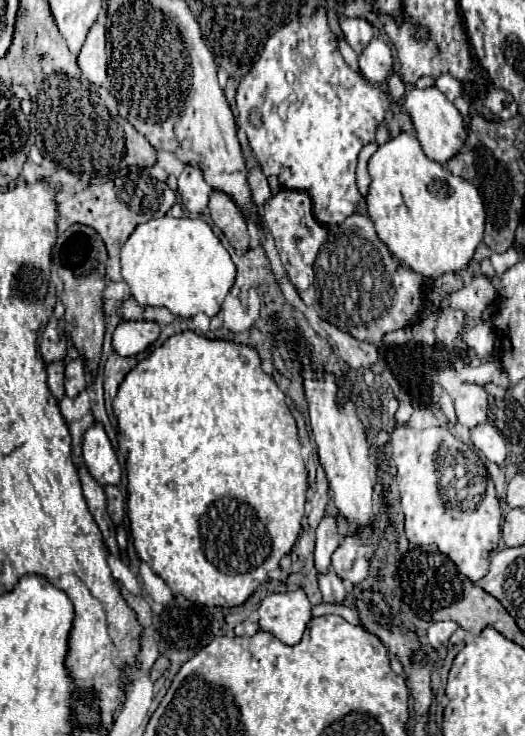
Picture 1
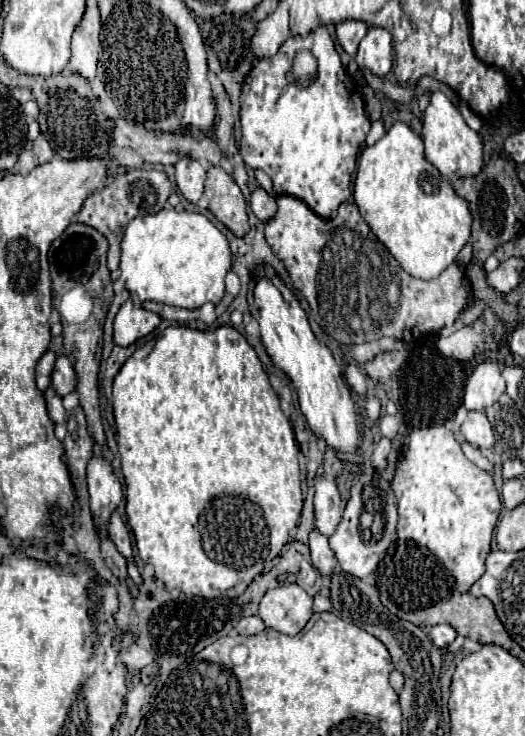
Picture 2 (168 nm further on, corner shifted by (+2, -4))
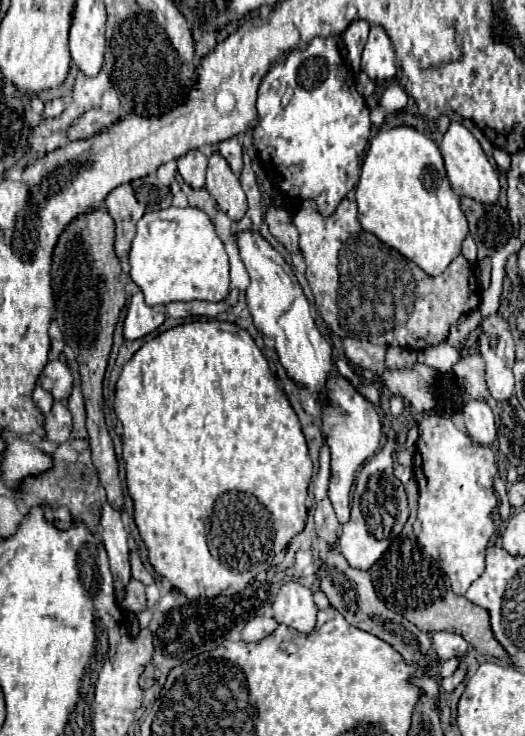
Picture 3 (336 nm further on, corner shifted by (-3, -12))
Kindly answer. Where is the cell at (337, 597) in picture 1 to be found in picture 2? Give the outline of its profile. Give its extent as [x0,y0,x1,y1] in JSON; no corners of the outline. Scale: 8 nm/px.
[309,528,337,574]

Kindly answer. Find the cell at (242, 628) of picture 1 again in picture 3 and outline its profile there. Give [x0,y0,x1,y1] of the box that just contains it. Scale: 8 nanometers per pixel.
[242,618,278,642]

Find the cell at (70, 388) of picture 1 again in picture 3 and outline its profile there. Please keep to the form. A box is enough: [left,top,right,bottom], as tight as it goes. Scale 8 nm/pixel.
[40,360,74,400]

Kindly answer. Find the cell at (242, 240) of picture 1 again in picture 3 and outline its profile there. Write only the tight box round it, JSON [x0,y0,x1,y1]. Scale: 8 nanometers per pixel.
[206,152,248,222]

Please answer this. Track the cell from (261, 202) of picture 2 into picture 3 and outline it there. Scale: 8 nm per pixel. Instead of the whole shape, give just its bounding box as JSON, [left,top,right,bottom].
[266,206,298,252]

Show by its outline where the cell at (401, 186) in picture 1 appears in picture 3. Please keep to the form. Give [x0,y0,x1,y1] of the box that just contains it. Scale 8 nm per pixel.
[356,126,468,276]

